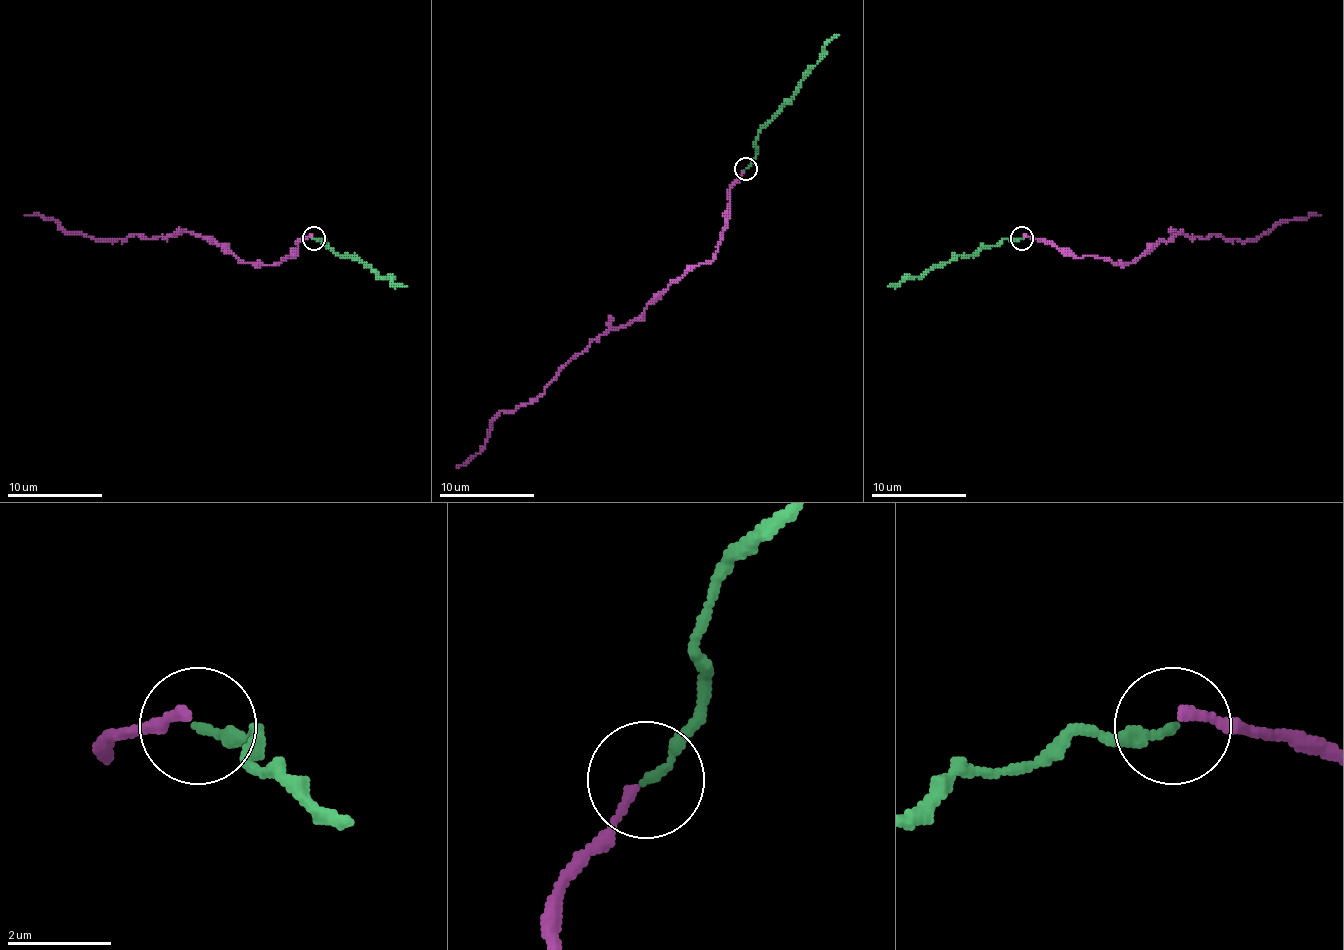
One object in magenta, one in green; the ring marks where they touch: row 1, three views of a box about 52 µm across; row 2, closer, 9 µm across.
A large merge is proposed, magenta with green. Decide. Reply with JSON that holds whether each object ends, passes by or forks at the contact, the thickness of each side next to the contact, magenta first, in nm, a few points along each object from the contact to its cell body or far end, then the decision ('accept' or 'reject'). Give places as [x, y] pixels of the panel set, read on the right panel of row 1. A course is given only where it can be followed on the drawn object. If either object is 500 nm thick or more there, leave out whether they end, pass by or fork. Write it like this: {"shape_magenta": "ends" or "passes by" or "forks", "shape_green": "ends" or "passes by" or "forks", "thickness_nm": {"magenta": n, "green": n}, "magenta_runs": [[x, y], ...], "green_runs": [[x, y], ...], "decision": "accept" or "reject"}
{"shape_magenta": "ends", "shape_green": "ends", "thickness_nm": {"magenta": 180, "green": 180}, "magenta_runs": [[1023, 236], [1118, 265], [1133, 262], [1178, 231], [1254, 241], [1280, 222], [1320, 215]], "green_runs": [[1021, 239], [985, 246], [971, 255], [954, 255], [921, 277], [907, 277], [895, 286], [888, 286]], "decision": "accept"}

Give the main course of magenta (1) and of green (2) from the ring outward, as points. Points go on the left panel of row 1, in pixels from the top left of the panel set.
1: (312, 236), (297, 241), (295, 255), (259, 265), (193, 231), (98, 241), (24, 215)
2: (314, 239), (324, 239), (326, 246), (340, 255), (355, 255), (378, 277), (388, 277), (397, 286), (407, 286)

